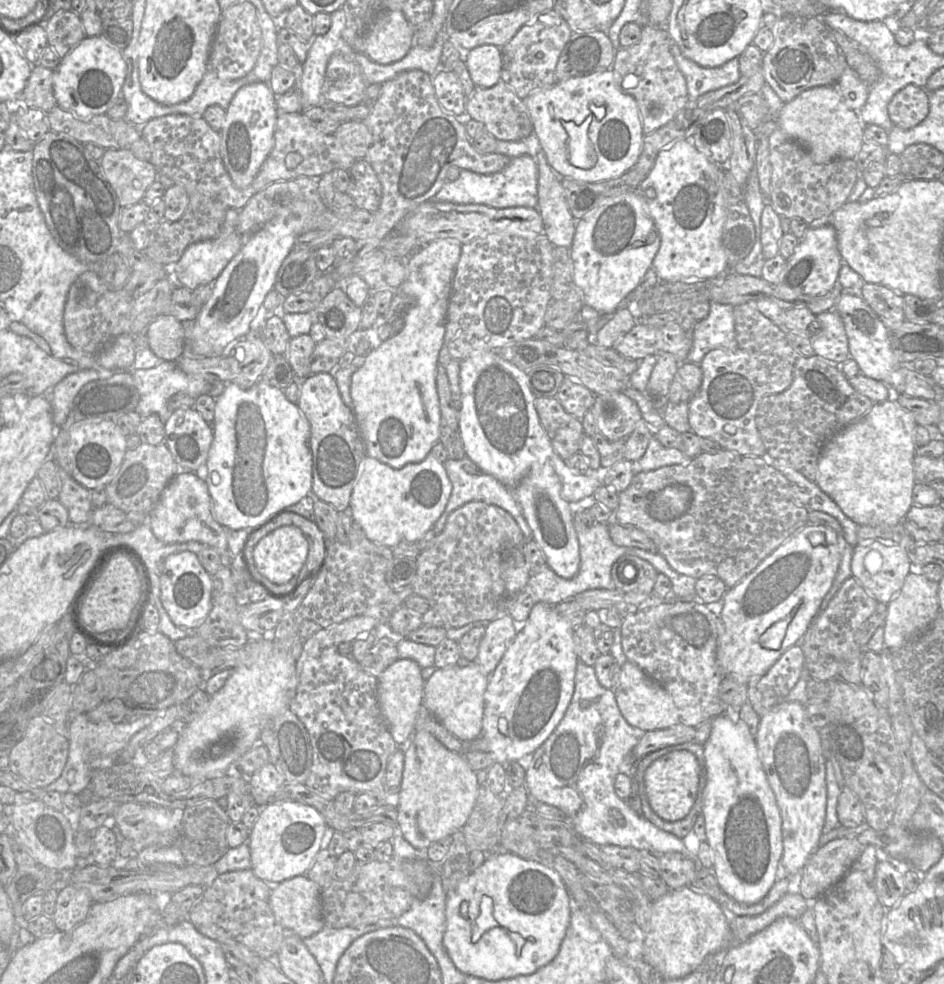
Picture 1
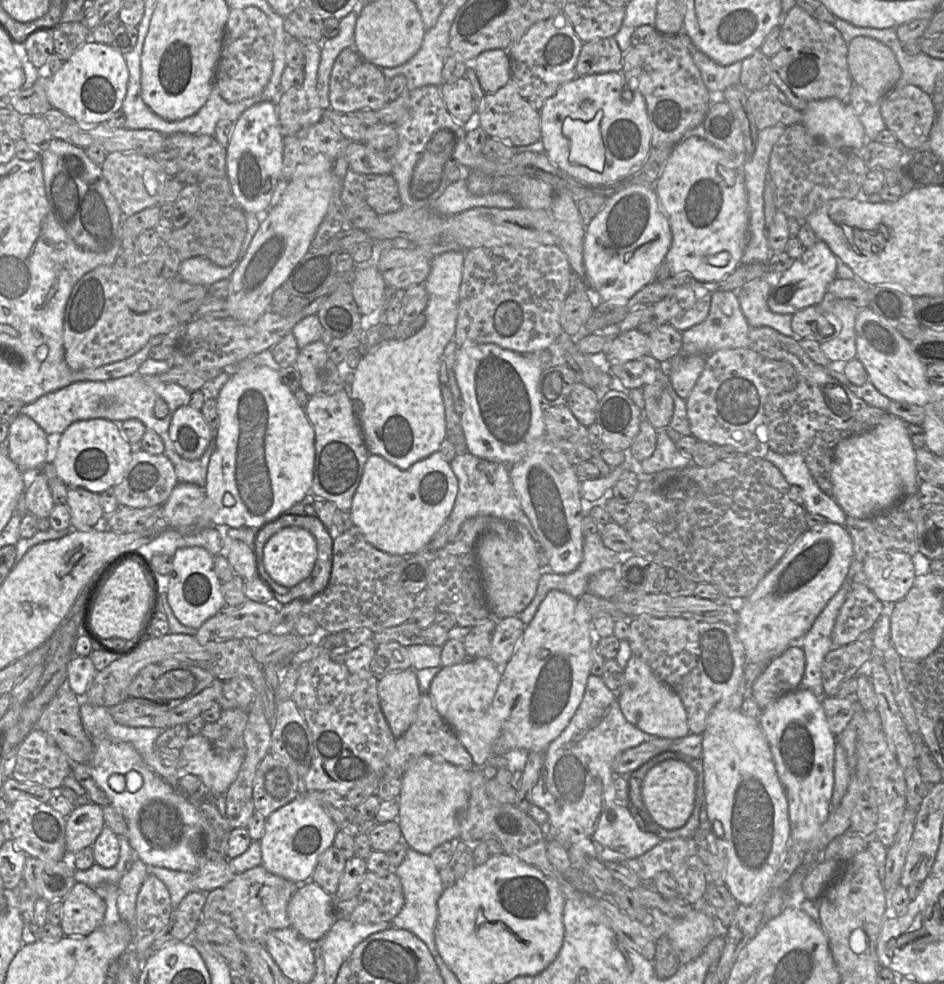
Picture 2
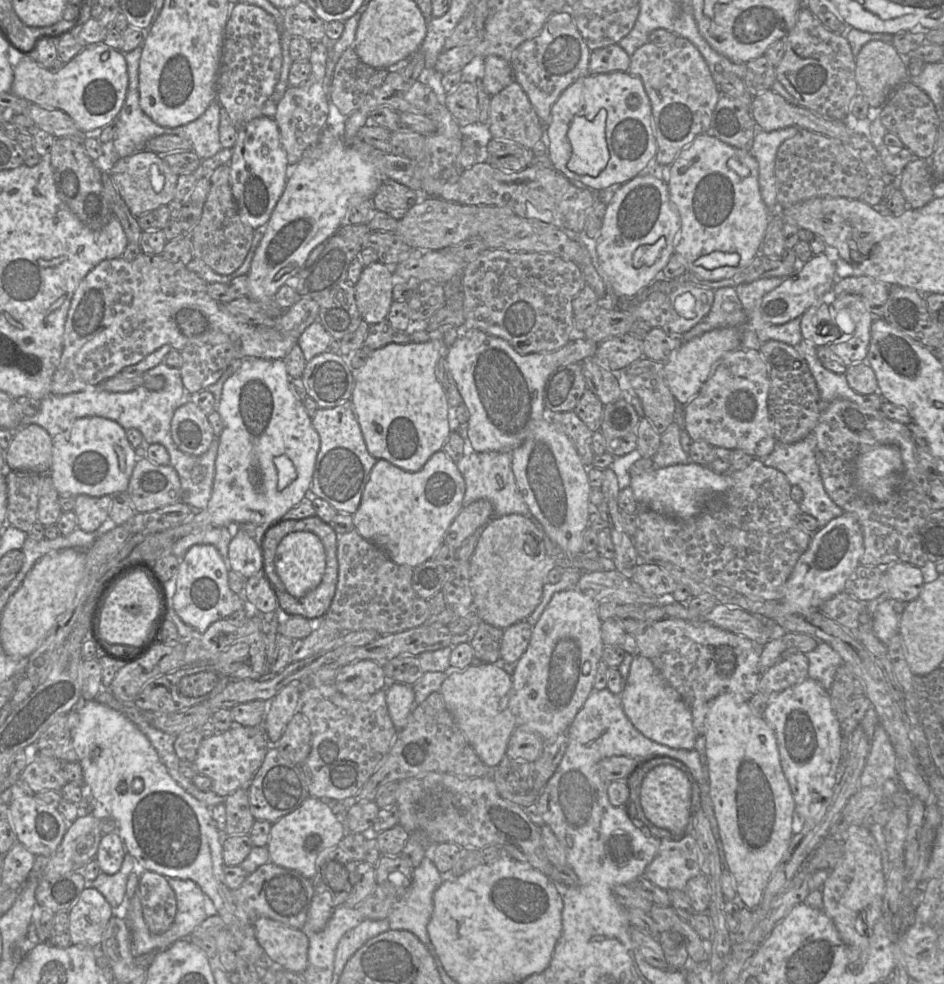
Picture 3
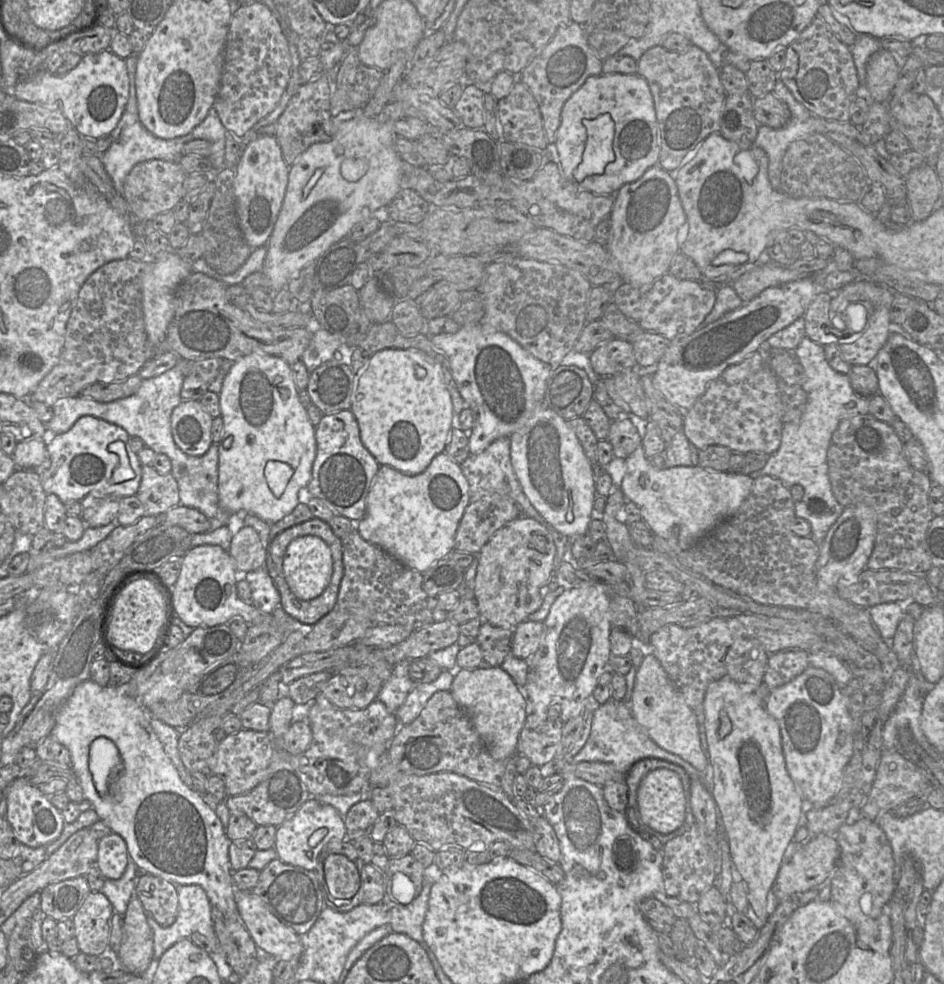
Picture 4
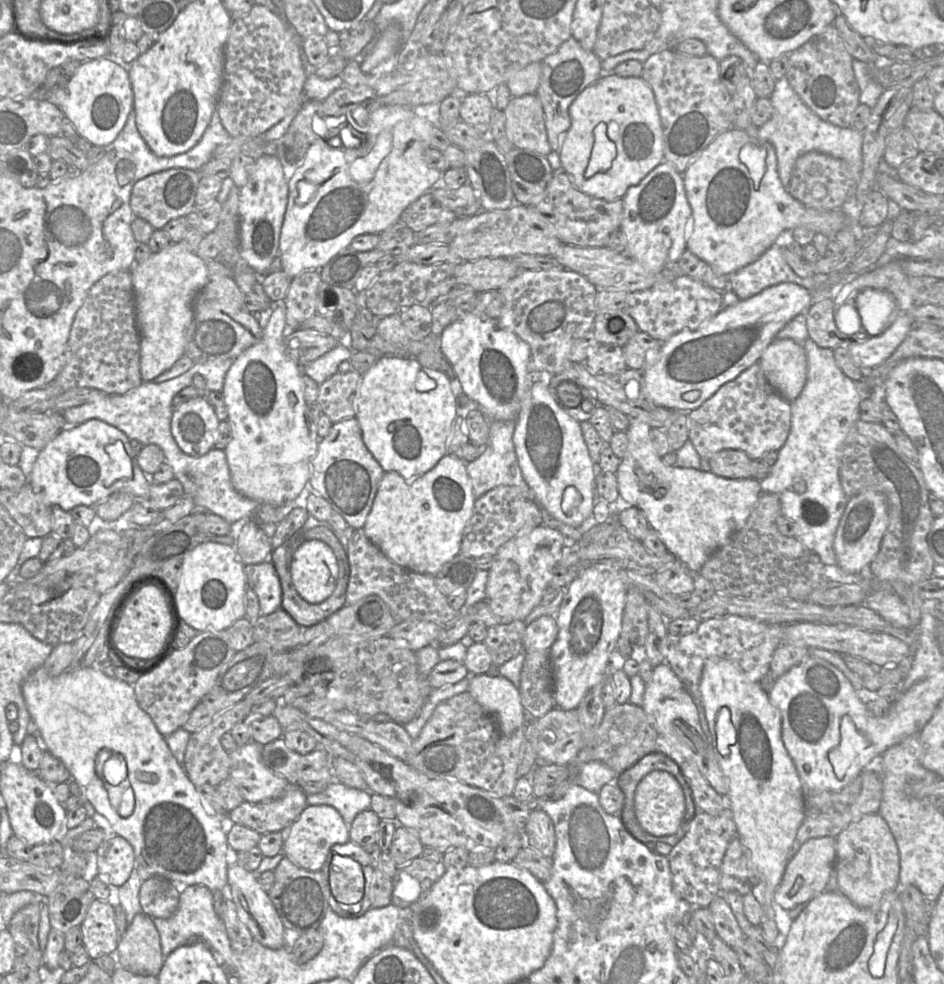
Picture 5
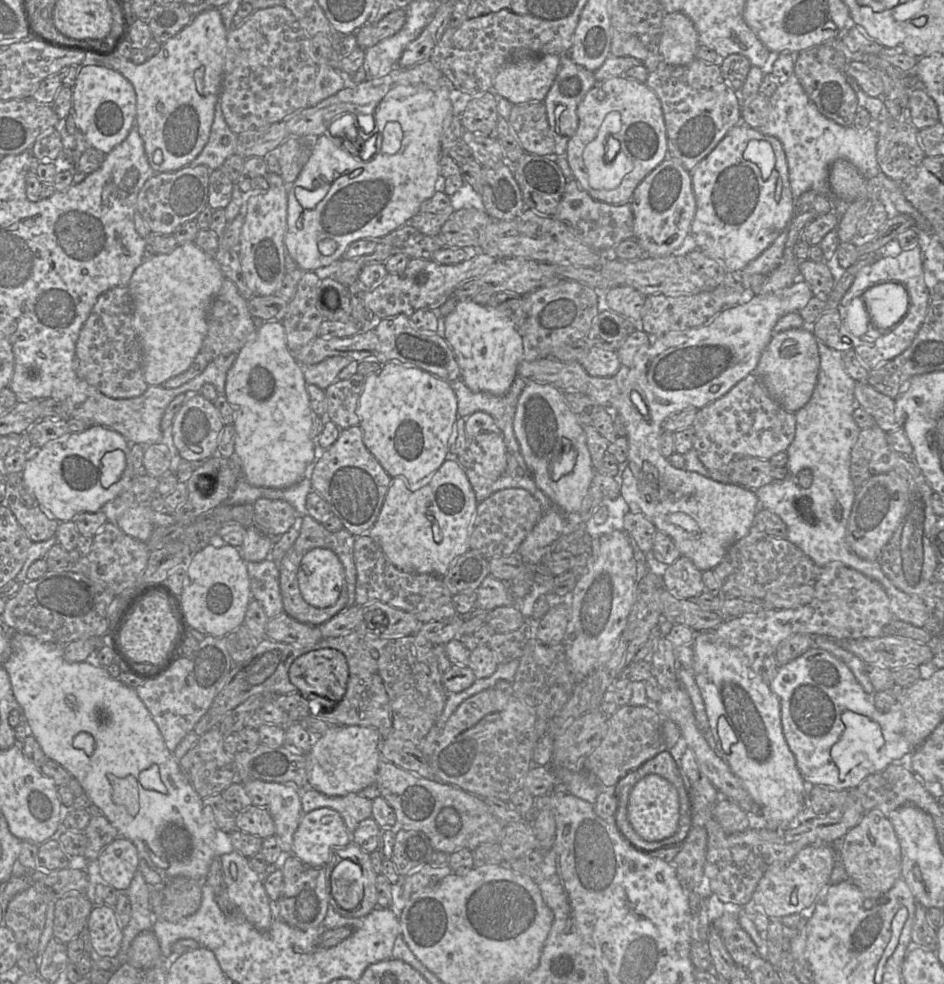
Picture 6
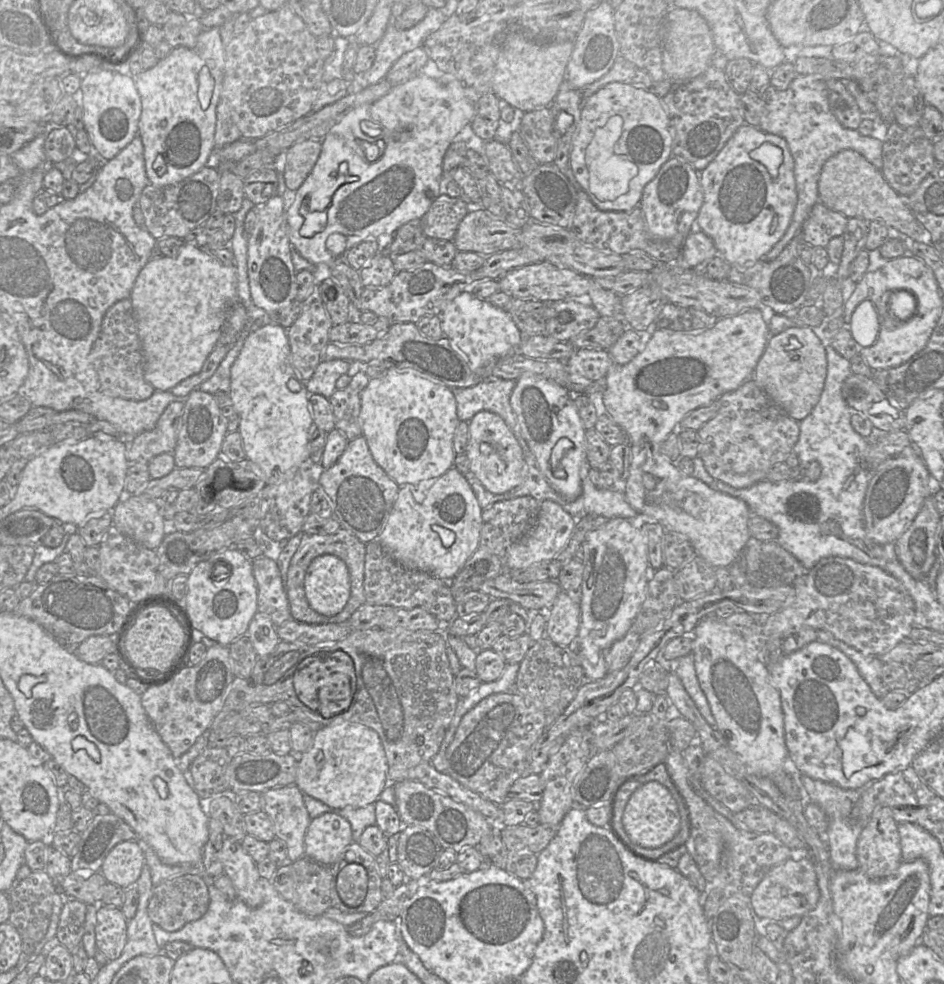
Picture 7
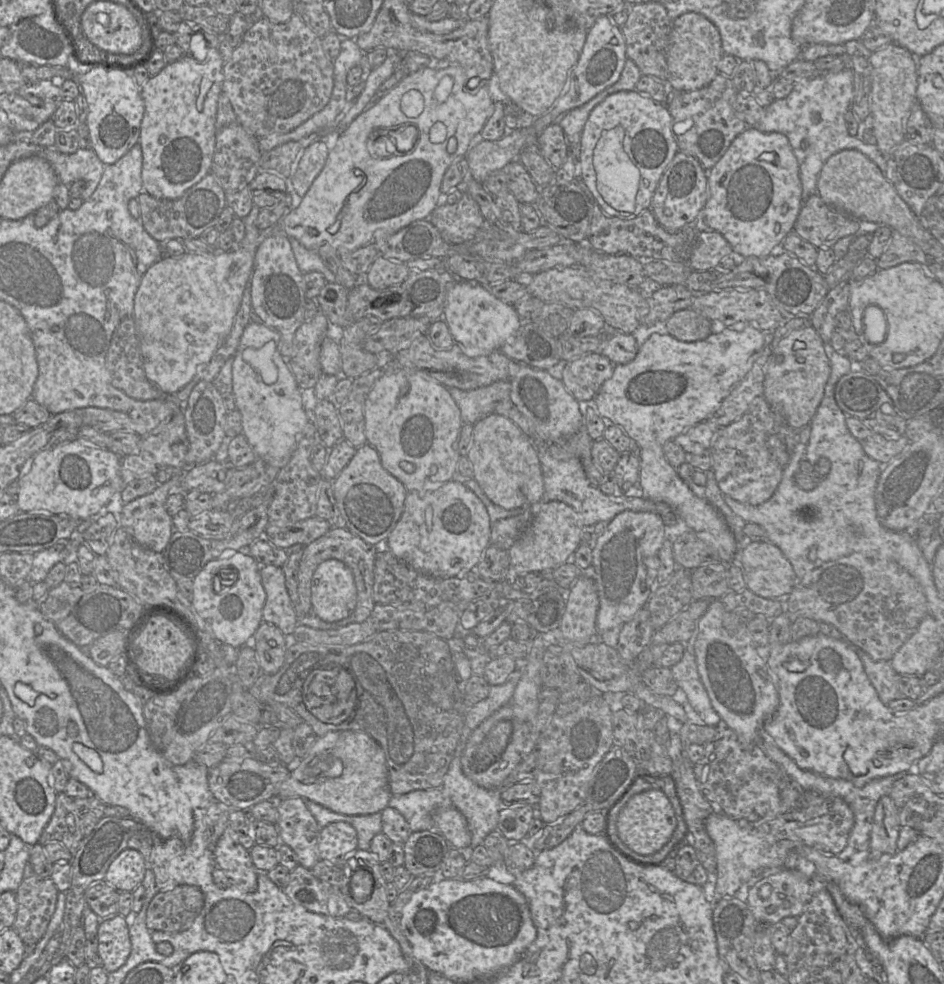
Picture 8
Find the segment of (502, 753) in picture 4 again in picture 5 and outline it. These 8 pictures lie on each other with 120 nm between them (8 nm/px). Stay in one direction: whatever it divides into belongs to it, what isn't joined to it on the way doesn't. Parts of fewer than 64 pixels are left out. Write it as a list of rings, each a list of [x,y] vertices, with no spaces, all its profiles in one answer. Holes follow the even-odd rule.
[[[470,675],[467,692],[491,715],[500,733],[512,735],[529,718],[521,704],[519,690],[501,675]]]

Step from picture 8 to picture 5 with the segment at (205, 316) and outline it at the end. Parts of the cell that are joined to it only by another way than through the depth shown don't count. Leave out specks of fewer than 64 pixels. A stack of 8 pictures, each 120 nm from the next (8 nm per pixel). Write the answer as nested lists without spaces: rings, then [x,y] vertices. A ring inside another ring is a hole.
[[[170,243],[158,253],[151,253],[142,263],[131,268],[135,295],[136,325],[140,342],[140,374],[143,381],[153,379],[169,370],[185,354],[186,333],[193,318],[193,304],[207,284],[209,271],[206,262],[183,243]]]

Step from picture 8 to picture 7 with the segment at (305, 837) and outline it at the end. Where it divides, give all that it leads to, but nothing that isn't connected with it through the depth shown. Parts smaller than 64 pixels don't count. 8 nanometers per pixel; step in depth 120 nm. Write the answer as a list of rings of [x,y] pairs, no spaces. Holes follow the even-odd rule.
[[[295,784],[267,790],[261,793],[261,805],[273,823],[275,838],[286,844],[289,862],[305,856],[304,838],[311,818],[302,791]]]

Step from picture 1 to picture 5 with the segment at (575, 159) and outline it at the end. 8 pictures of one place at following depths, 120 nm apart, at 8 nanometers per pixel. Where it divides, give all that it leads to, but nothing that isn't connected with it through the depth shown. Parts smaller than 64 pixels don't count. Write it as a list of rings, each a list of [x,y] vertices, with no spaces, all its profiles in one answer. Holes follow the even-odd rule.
[[[600,122],[593,130],[594,145],[585,171],[585,177],[590,178],[598,172],[607,171],[616,157],[615,143],[607,136],[607,124]]]

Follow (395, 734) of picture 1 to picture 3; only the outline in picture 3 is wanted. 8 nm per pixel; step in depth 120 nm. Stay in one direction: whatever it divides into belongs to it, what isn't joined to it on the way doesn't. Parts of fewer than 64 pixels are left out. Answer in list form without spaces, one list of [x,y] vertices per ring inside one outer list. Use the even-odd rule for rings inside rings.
[[[394,682],[385,687],[386,702],[390,718],[399,731],[409,721],[409,717],[415,707],[413,686],[401,682]]]

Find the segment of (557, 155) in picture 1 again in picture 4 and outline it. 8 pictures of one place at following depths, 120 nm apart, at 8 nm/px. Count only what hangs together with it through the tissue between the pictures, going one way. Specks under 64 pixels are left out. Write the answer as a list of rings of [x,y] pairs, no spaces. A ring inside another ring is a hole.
[[[600,74],[590,76],[563,105],[560,125],[555,135],[563,175],[577,187],[597,195],[614,195],[624,184],[638,180],[647,169],[658,164],[660,141],[653,97],[647,81],[635,74]],[[607,113],[614,122],[613,151],[615,159],[604,173],[590,175],[578,182],[574,170],[582,161],[587,141],[583,119],[593,120]]]

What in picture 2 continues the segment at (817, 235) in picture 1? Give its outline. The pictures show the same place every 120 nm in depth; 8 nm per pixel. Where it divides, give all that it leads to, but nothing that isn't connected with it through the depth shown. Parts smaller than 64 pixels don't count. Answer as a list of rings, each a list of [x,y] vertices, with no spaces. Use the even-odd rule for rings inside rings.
[[[817,240],[814,245],[805,249],[804,253],[793,261],[791,267],[777,276],[773,281],[767,305],[778,314],[790,314],[817,306],[824,298],[828,286],[837,278],[837,257],[827,243]]]

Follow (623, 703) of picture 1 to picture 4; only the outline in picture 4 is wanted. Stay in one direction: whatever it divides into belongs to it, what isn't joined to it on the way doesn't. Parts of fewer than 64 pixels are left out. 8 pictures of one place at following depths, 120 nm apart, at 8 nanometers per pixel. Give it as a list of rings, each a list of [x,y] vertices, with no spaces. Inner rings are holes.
[[[652,653],[645,654],[637,670],[630,709],[634,719],[661,748],[680,756],[701,773],[706,770],[709,761],[701,746],[697,717]]]

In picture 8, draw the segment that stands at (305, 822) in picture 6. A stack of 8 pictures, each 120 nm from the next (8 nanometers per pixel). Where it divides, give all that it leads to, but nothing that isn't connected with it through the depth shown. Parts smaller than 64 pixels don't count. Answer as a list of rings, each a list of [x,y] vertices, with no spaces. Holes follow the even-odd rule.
[[[335,821],[321,829],[318,840],[320,860],[341,866],[356,849],[357,834],[350,824]]]

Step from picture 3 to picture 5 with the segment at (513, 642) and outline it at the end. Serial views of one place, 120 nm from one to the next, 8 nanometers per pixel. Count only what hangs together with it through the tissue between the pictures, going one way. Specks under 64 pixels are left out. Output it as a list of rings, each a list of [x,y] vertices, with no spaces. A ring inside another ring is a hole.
[[[541,616],[528,624],[523,636],[524,651],[549,651],[558,636],[555,616]]]

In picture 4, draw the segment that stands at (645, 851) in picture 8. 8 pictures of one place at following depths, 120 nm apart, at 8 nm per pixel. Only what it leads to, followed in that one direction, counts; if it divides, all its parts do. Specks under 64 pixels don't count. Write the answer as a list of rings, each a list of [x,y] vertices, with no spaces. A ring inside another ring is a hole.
[[[669,769],[650,771],[637,791],[640,821],[662,834],[682,827],[686,818],[686,798],[679,775]]]

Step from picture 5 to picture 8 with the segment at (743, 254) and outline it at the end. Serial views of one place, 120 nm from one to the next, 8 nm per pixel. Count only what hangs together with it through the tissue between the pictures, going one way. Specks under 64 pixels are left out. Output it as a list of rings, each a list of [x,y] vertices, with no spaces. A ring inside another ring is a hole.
[[[747,126],[729,145],[723,156],[707,171],[707,200],[704,219],[717,231],[740,258],[766,257],[781,248],[784,238],[792,232],[802,206],[802,185],[799,164],[787,137],[778,132],[763,133]]]

